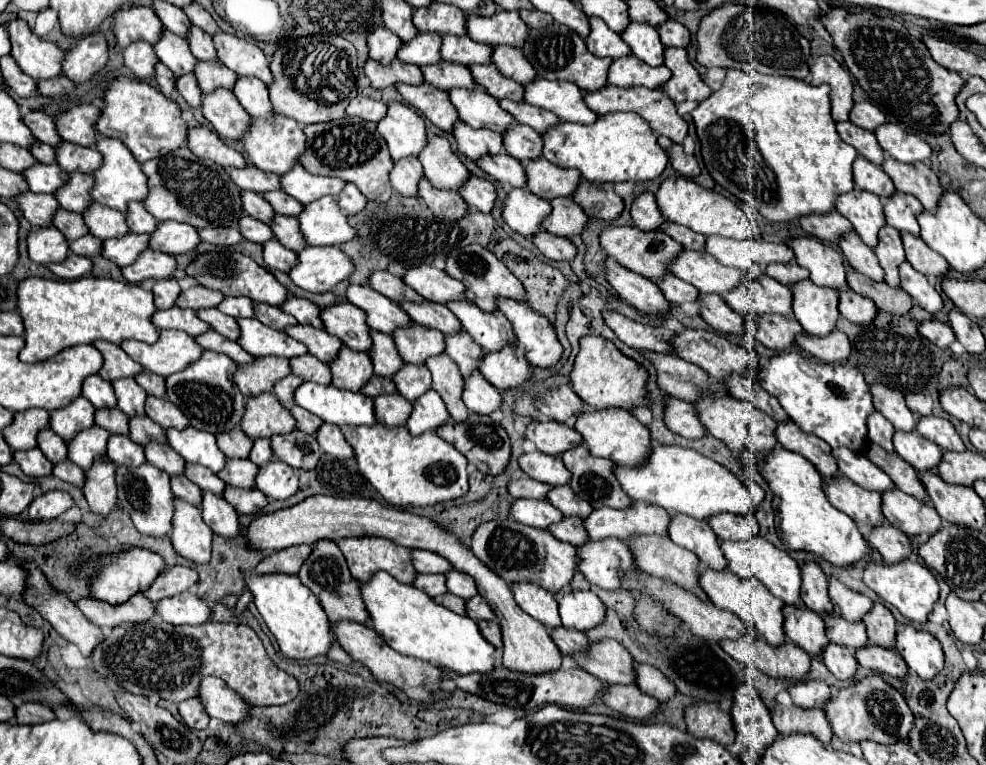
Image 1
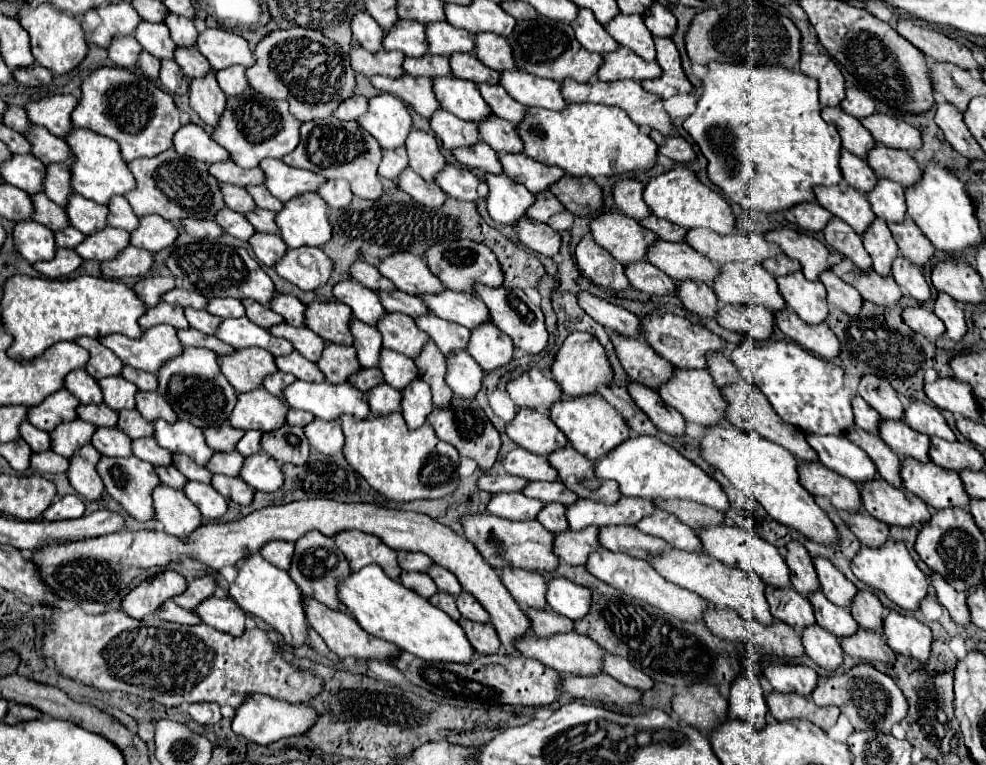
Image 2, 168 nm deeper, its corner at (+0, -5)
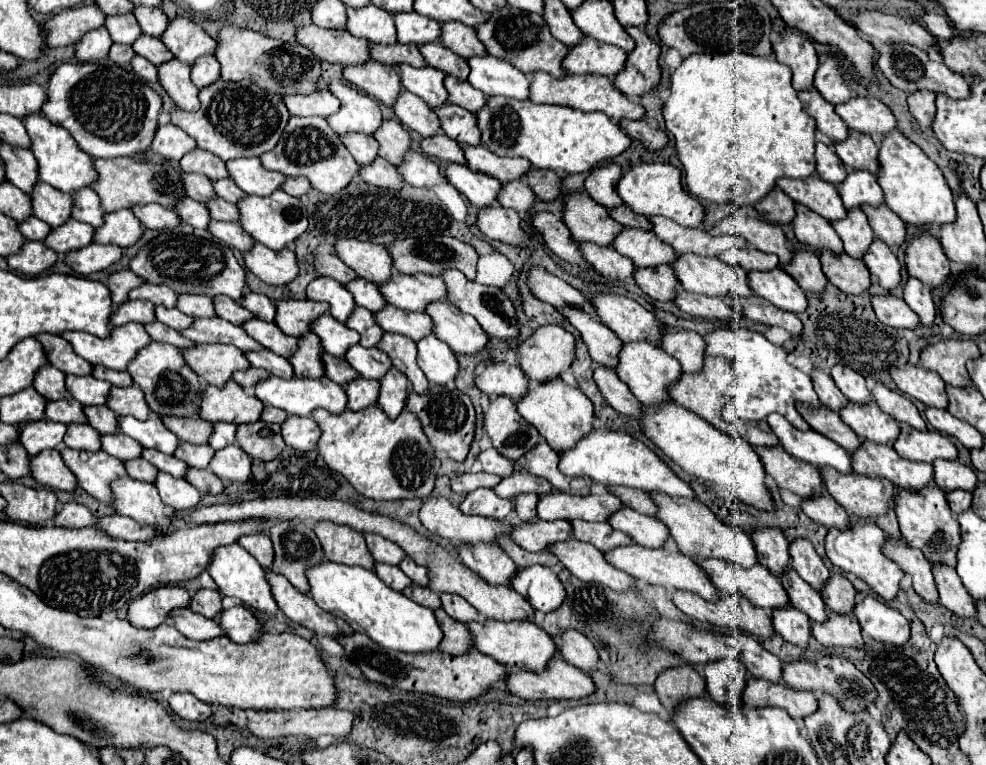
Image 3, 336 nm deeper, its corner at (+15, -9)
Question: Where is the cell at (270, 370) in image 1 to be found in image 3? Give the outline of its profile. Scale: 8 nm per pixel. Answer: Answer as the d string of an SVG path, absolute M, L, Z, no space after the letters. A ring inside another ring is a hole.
M194 344L192 348L182 348L184 362L208 384L224 386L232 372L248 368L244 352L228 344Z

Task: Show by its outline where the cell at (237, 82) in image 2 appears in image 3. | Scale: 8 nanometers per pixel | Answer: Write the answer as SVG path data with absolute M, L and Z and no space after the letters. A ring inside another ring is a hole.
M202 56L200 60L196 60L196 64L192 64L190 76L196 88L204 88L220 78L220 64L214 56Z

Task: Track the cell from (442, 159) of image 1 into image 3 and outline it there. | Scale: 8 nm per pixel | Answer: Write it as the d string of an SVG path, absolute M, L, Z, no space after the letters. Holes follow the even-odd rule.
M382 120L380 128L372 136L380 144L380 156L394 166L398 166L404 152L410 150L410 136L396 120Z

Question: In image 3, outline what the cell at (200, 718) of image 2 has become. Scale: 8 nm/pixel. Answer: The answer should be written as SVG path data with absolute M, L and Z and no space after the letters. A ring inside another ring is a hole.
M178 692L168 698L170 708L174 714L178 714L182 720L192 720L192 722L202 722L212 714L212 706L204 704L202 700L196 700L196 696L188 692Z

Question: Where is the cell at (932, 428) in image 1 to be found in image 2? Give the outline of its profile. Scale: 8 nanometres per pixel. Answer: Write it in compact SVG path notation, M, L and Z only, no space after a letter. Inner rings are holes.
M911 402L911 406L905 410L905 422L927 436L939 436L947 442L955 442L953 430L947 426L945 418L935 406L929 406L925 402Z

